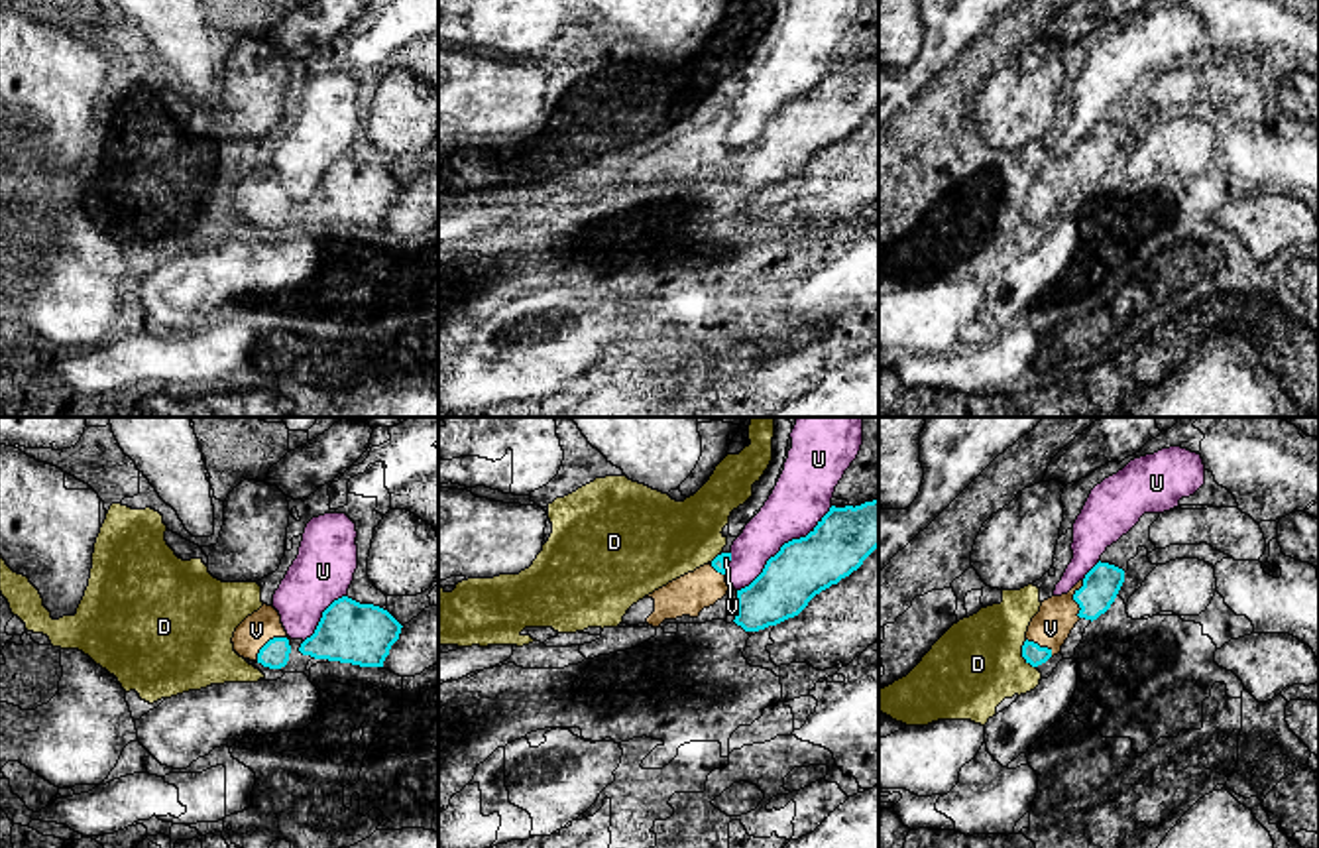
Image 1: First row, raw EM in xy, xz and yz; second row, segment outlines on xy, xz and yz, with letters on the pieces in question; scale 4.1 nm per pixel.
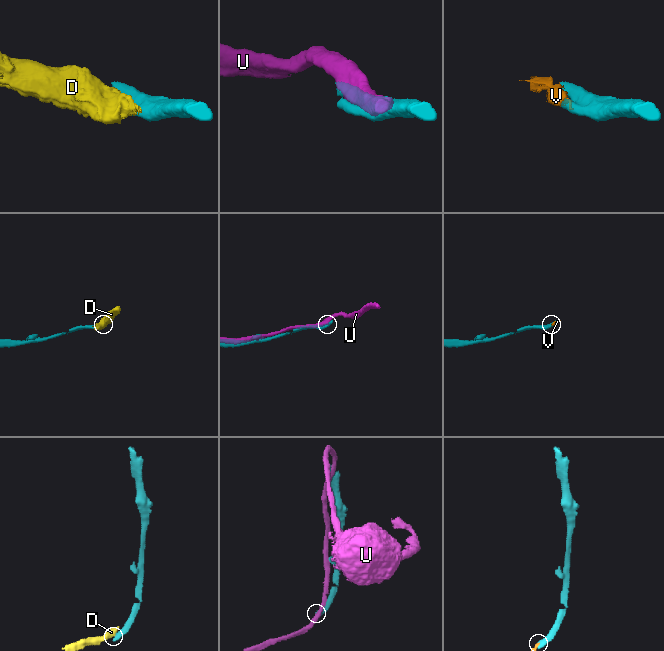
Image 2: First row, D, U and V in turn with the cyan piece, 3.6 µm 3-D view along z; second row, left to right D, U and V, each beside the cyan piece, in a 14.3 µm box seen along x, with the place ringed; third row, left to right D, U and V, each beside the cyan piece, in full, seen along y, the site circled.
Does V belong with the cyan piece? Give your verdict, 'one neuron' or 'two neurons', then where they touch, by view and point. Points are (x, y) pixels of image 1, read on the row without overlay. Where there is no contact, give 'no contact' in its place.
one neuron | xy (270, 199)

